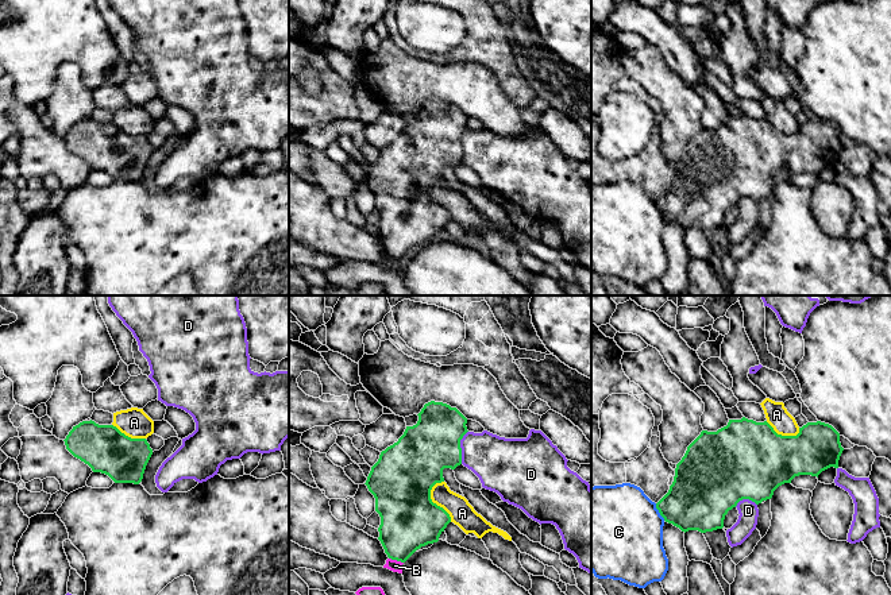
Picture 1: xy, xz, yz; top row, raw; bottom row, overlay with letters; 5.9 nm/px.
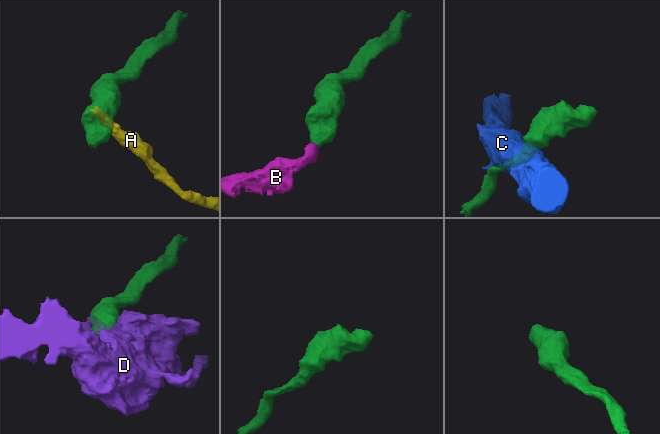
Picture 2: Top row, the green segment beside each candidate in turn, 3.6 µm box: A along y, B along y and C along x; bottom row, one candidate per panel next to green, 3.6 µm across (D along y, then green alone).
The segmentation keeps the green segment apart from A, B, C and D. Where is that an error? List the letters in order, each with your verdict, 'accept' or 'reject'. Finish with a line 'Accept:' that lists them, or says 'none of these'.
A: reject
B: accept
C: reject
D: reject
Accept: B

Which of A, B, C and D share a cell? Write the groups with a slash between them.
A / B / C / D

